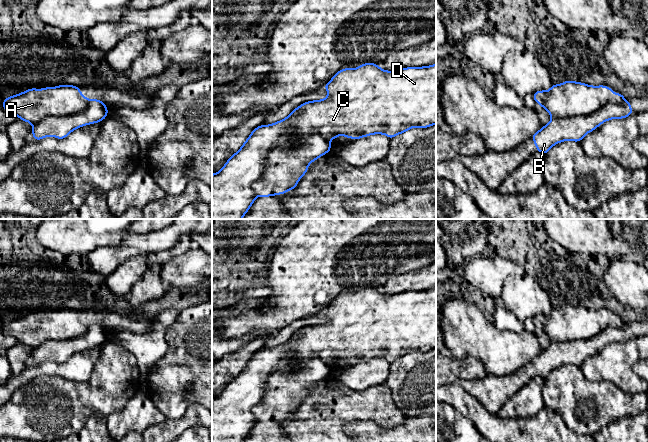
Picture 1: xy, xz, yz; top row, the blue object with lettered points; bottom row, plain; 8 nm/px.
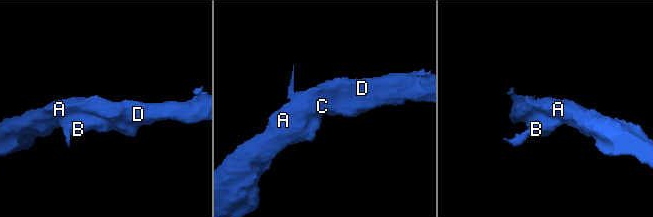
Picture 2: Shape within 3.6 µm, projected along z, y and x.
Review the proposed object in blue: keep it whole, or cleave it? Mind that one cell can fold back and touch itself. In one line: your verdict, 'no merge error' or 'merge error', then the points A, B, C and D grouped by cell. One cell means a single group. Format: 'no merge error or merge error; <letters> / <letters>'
merge error; A C D / B

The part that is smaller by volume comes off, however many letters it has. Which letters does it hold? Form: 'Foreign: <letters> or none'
Foreign: B

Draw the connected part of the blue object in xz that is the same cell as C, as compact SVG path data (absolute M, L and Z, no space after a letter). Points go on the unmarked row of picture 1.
M363 287L357 292L339 294L323 313L329 316L326 322L307 325L295 332L285 343L269 349L261 348L253 353L241 372L226 385L222 393L212 398L212 442L244 441L257 421L252 409L262 401L265 383L273 372L285 374L295 368L301 368L313 356L328 365L341 359L355 364L383 358L392 363L414 351L425 353L436 348L436 287L392 295L383 294L377 287Z

